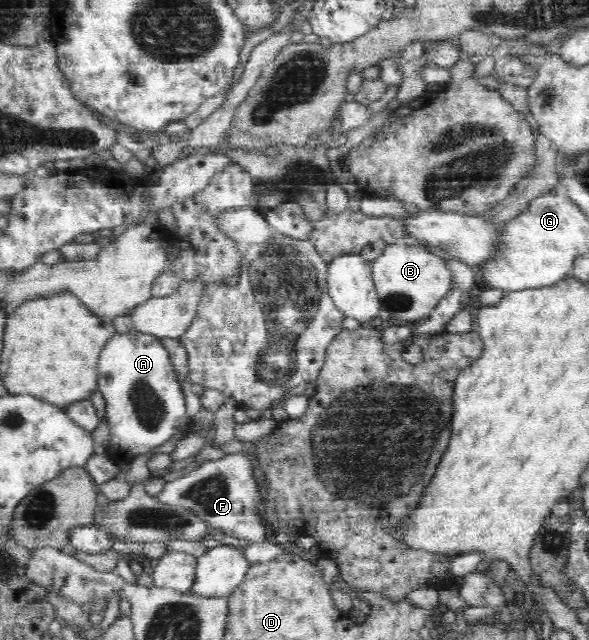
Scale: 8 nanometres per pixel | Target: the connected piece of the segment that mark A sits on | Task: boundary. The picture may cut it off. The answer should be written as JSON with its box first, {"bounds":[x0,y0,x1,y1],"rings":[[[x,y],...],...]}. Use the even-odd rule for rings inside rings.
{"bounds":[97,329,191,466],"rings":[[[135,329],[124,334],[115,334],[100,354],[98,362],[99,377],[97,389],[102,393],[107,404],[106,421],[111,431],[111,445],[107,447],[107,456],[119,466],[129,464],[139,457],[153,453],[155,447],[169,441],[177,431],[182,431],[191,424],[191,418],[187,417],[186,401],[183,390],[173,364],[169,358],[167,349],[159,338],[148,333],[141,333]]]}

